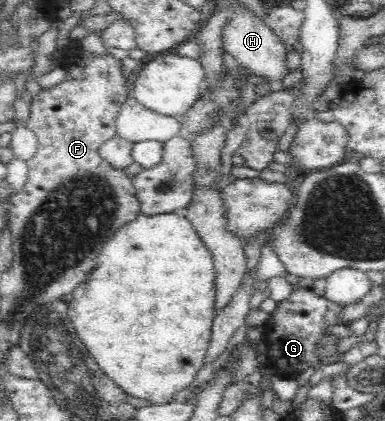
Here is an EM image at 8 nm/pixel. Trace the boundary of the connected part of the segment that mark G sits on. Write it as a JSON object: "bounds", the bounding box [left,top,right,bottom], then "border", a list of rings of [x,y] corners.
{"bounds":[263,285,344,379],"border":[[[291,285],[293,291],[290,297],[278,303],[278,307],[270,313],[270,317],[263,327],[264,341],[267,347],[267,365],[272,367],[275,373],[294,379],[304,373],[310,365],[314,371],[320,367],[321,358],[316,356],[316,345],[331,332],[327,330],[329,325],[338,324],[337,315],[344,305],[332,304],[324,295],[319,296],[312,289],[299,285]]]}

